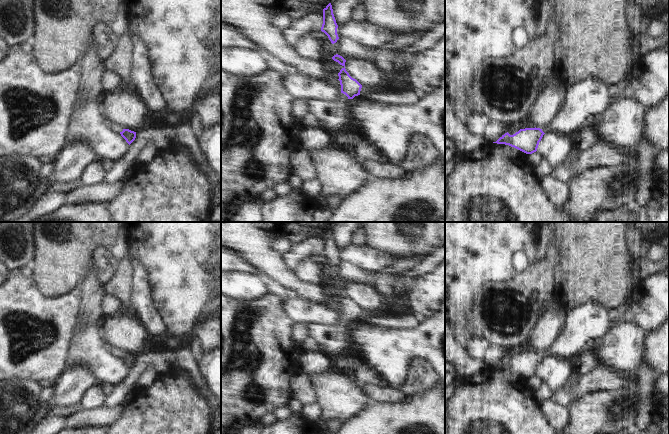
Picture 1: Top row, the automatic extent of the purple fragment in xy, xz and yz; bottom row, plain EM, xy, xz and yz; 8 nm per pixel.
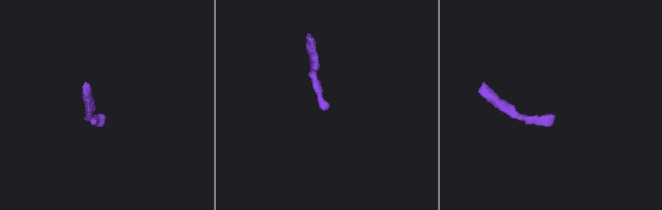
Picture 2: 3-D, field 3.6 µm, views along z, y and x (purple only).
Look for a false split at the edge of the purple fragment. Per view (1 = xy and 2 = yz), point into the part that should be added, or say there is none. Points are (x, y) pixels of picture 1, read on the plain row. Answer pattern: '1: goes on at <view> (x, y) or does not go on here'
1: goes on at xy (114, 351)
2: goes on at yz (591, 320)

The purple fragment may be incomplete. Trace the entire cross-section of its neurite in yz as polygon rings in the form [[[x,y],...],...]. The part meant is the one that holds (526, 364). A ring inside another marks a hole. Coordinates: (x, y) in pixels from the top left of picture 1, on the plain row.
[[[596,302],[577,307],[567,313],[563,331],[548,352],[525,352],[513,359],[507,356],[493,367],[509,369],[526,378],[532,378],[537,375],[546,356],[570,360],[585,351],[589,339],[604,338],[612,325],[609,313],[610,310]]]

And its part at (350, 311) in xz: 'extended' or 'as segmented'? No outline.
extended

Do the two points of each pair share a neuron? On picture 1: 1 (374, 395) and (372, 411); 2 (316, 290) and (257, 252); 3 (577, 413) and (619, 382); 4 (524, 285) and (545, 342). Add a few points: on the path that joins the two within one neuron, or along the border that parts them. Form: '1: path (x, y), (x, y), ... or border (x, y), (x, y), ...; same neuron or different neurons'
1: border (371, 400), (376, 402), (397, 402); different neurons
2: path (301, 290), (296, 288), (272, 267); same neuron
3: border (630, 386), (611, 391), (591, 391), (584, 395); different neurons
4: border (546, 310), (527, 340); different neurons

